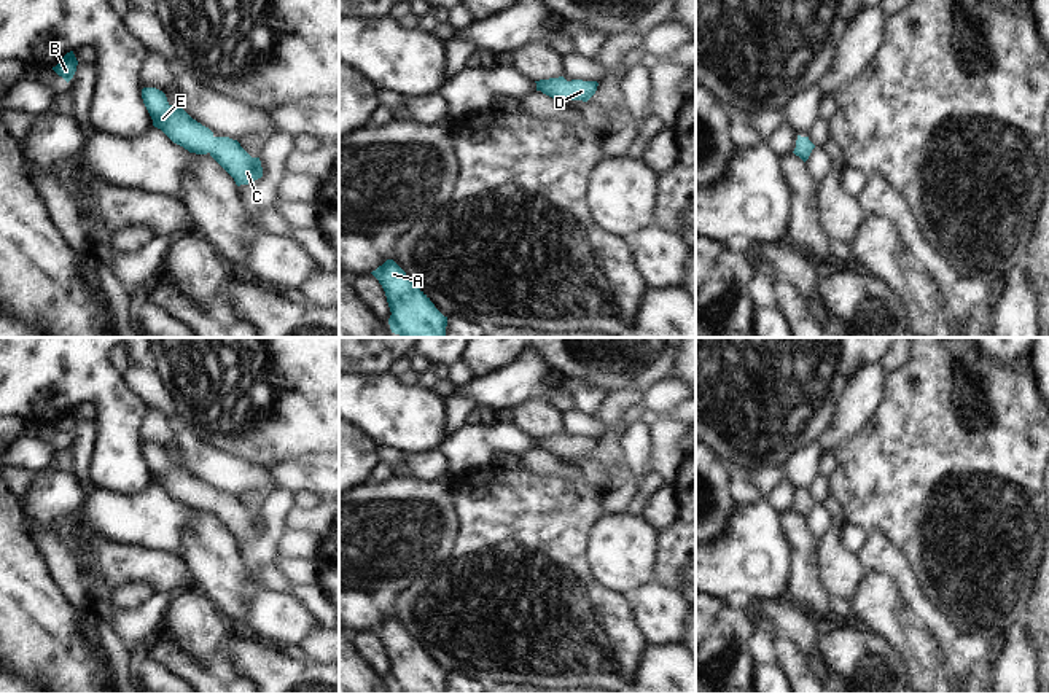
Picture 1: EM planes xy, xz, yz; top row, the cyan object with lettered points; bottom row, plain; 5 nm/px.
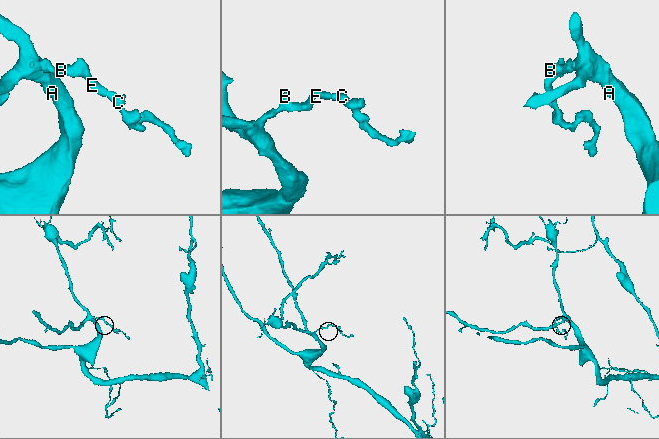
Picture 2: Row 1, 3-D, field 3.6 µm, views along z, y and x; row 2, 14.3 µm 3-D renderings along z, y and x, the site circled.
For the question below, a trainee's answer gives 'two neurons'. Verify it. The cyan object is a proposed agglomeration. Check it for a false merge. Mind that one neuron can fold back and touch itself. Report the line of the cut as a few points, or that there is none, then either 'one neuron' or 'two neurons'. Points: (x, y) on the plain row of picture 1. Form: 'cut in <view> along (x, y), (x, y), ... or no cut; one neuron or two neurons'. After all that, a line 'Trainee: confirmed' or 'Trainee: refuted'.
no cut; one neuron
Trainee: refuted

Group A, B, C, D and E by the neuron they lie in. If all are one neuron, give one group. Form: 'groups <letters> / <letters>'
groups A B C D E

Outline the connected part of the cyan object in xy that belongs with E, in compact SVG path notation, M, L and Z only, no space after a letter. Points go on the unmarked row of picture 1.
M143 444L142 455L154 484L189 509L209 509L234 535L237 543L263 533L259 514L252 514L237 497L215 493L209 484L193 476L181 463L174 465L162 447Z

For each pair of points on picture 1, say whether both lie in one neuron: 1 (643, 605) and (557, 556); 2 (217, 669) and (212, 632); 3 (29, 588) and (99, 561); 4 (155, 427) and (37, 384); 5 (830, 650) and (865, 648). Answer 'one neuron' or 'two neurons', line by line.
1: two neurons
2: two neurons
3: two neurons
4: two neurons
5: one neuron

